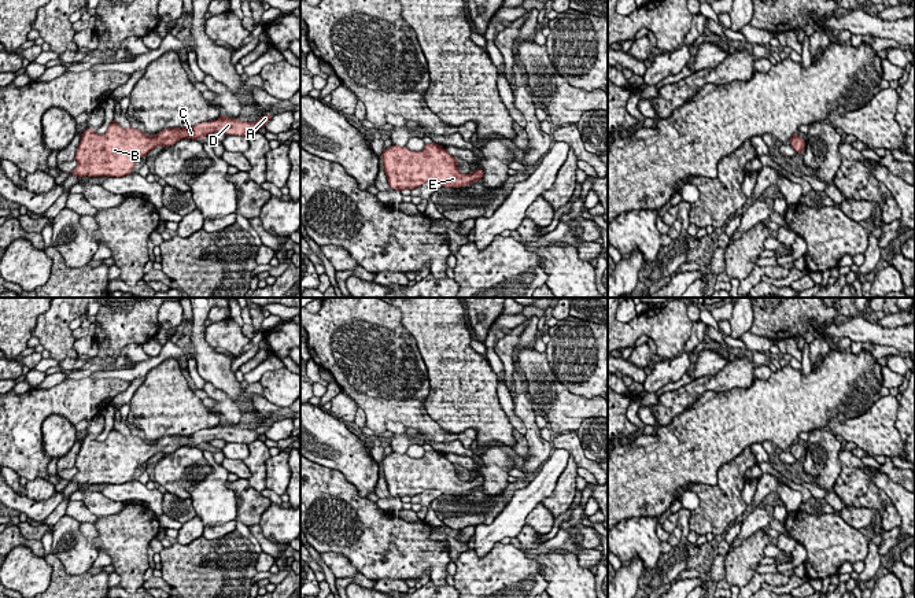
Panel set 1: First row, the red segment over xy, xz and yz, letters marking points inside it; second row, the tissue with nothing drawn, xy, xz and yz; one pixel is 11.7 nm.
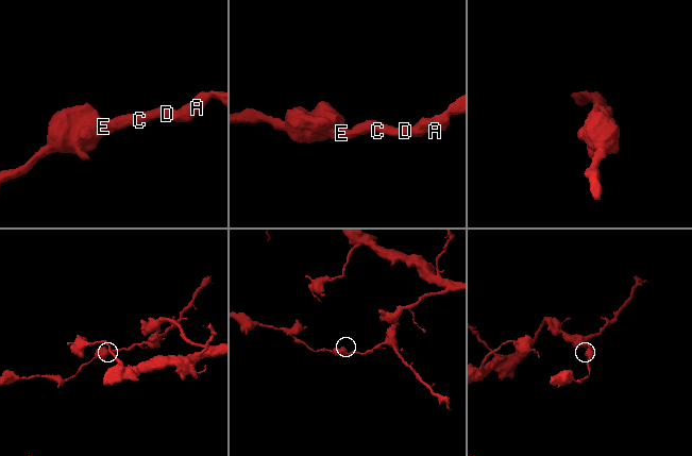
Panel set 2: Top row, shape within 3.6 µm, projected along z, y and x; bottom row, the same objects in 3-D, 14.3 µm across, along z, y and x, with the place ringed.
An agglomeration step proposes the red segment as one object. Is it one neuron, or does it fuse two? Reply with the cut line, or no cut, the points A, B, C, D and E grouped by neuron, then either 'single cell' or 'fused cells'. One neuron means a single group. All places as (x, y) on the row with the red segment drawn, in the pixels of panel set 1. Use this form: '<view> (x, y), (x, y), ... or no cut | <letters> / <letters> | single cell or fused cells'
no cut | A B C D E | single cell

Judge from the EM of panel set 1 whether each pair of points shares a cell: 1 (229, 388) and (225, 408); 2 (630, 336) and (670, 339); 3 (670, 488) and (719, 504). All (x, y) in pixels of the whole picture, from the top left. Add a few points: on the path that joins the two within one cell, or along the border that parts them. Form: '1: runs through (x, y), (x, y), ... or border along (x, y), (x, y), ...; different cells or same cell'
1: border along (207, 381), (220, 388), (235, 403), (242, 416); different cells
2: runs through (639, 329), (660, 329); same cell
3: border along (700, 483), (692, 483), (687, 488); different cells

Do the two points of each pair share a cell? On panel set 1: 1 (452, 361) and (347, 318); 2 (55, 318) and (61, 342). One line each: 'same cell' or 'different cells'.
1: different cells
2: same cell

